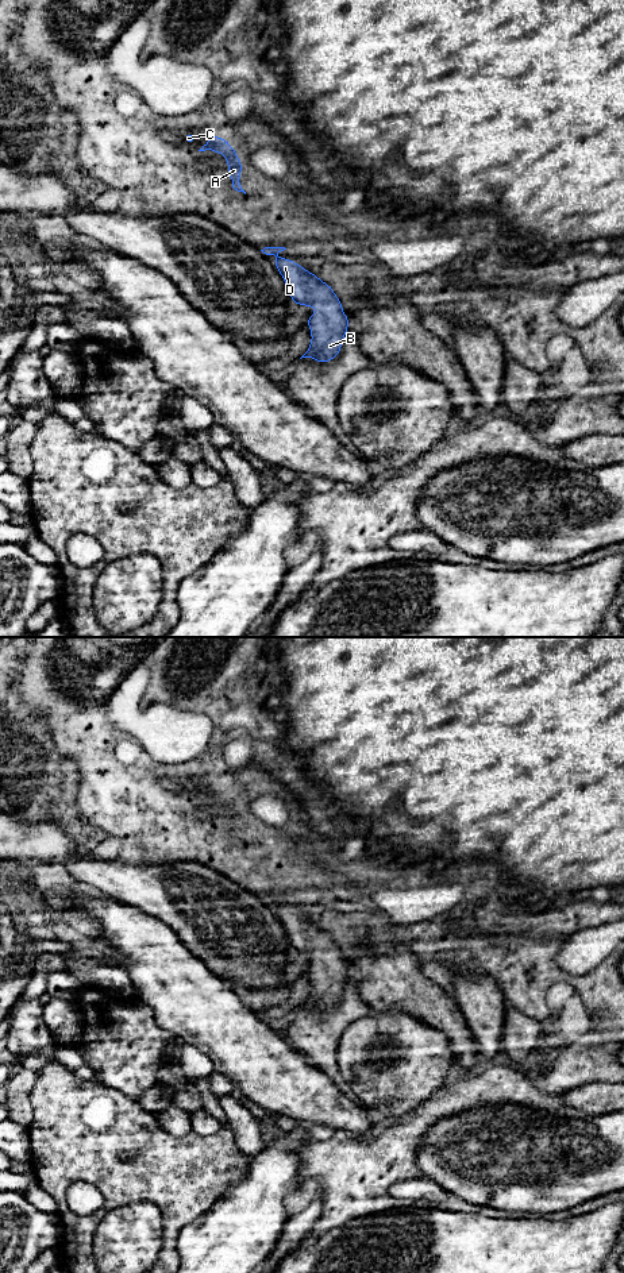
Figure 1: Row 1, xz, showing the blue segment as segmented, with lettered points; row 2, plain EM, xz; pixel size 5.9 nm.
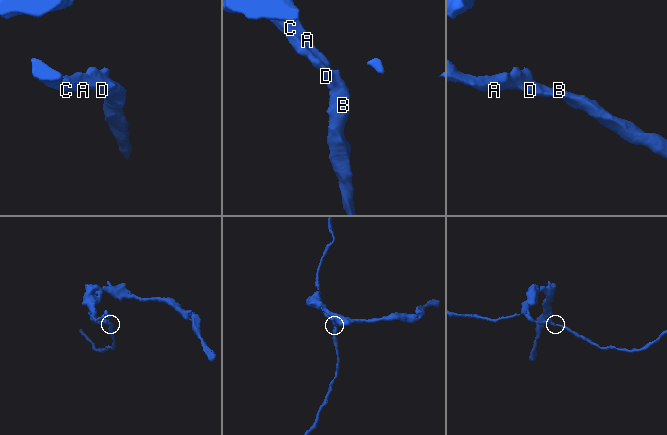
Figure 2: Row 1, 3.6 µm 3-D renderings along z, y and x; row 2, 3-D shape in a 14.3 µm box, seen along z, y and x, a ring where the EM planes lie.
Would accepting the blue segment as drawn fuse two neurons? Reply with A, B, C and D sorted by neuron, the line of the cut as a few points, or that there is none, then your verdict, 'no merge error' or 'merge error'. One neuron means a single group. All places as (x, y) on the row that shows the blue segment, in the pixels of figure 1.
A B C D; no cut; no merge error

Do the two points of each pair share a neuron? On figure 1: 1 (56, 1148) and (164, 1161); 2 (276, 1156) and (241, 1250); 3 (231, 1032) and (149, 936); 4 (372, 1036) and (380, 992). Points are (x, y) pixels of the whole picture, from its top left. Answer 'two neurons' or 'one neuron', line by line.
1: one neuron
2: one neuron
3: one neuron
4: two neurons

